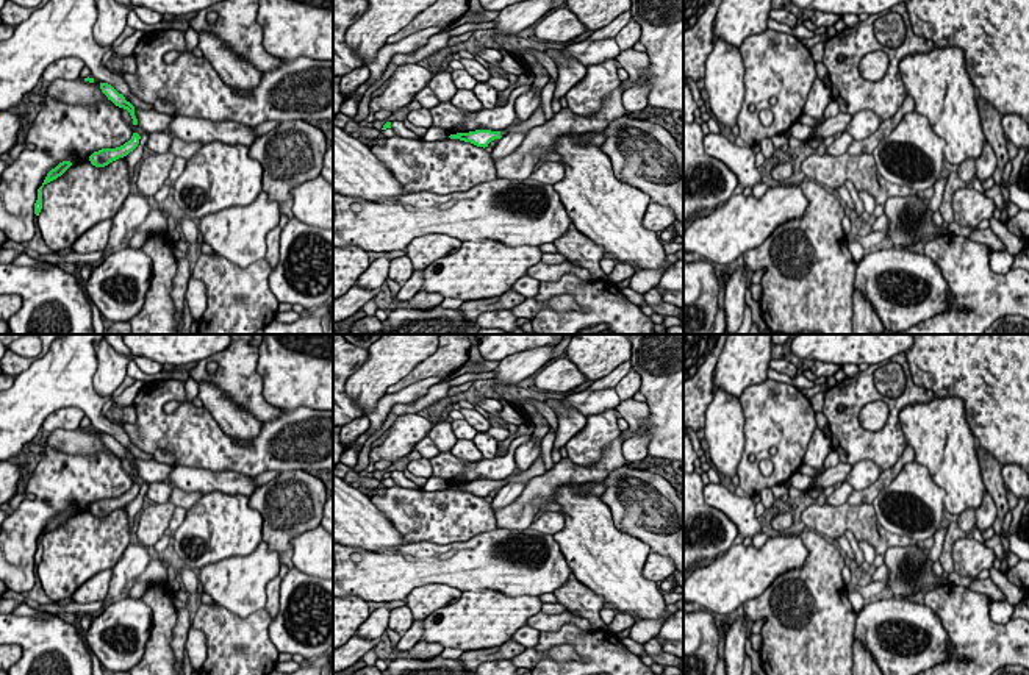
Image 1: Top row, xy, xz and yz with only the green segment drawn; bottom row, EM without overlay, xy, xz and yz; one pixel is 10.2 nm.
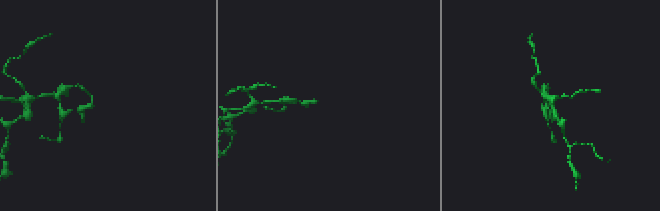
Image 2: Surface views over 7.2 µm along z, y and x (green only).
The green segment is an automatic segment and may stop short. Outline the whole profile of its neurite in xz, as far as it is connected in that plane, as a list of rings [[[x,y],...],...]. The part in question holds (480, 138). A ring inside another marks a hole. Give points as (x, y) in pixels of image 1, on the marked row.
[[[540,103],[540,106],[535,109],[535,112],[530,116],[529,120],[513,125],[508,130],[502,130],[502,131],[491,131],[491,130],[475,130],[475,131],[469,131],[469,133],[457,133],[457,134],[450,134],[450,139],[460,139],[464,142],[471,142],[477,147],[488,147],[488,144],[494,139],[500,139],[502,136],[513,133],[513,131],[529,131],[535,127],[541,127],[546,123],[544,119],[544,111],[543,111],[543,105]]]

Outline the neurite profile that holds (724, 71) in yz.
[[[713,39],[712,45],[704,75],[707,100],[718,123],[732,128],[744,100],[743,56],[722,39]]]

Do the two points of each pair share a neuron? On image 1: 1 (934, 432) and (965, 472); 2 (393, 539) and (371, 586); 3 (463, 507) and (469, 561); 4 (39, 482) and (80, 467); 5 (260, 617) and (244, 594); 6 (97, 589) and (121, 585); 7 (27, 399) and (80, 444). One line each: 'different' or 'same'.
1: same
2: different
3: different
4: same
5: different
6: different
7: different

